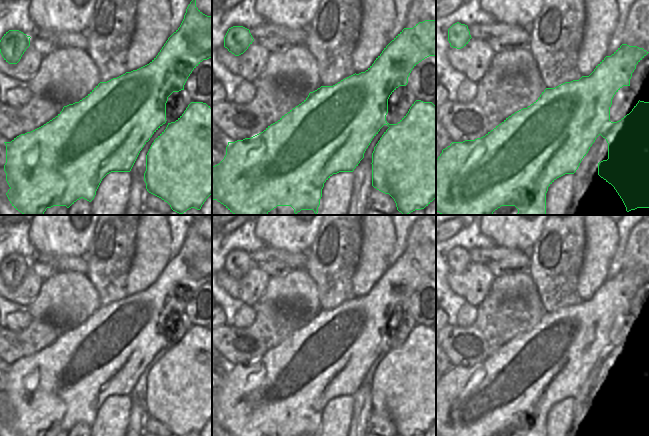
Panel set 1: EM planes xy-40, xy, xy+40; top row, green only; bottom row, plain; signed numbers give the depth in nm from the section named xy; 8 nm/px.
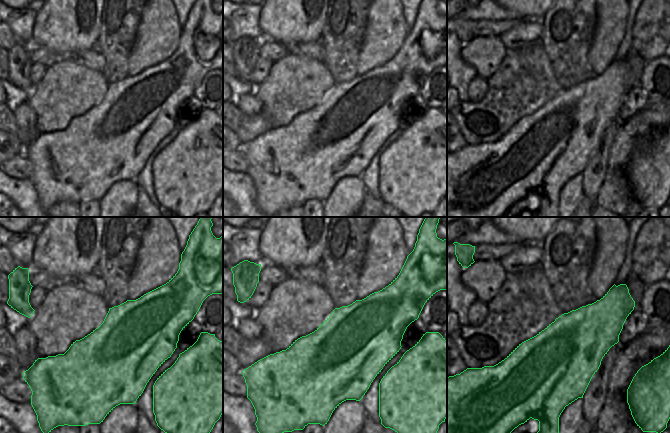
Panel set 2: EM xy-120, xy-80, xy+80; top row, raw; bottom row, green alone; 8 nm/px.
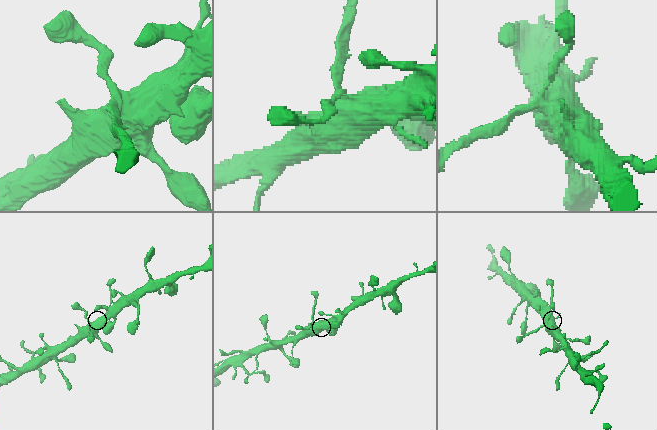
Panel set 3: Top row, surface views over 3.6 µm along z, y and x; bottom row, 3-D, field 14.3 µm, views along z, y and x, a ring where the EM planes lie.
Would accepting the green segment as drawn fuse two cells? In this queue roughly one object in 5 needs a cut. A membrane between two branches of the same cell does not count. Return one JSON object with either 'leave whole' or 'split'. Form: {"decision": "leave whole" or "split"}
{"decision": "leave whole"}

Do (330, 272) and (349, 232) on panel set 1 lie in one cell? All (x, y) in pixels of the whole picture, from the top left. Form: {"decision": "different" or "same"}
{"decision": "same"}

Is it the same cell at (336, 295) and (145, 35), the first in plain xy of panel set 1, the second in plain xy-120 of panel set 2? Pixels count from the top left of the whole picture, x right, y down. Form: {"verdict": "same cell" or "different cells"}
{"verdict": "different cells"}

